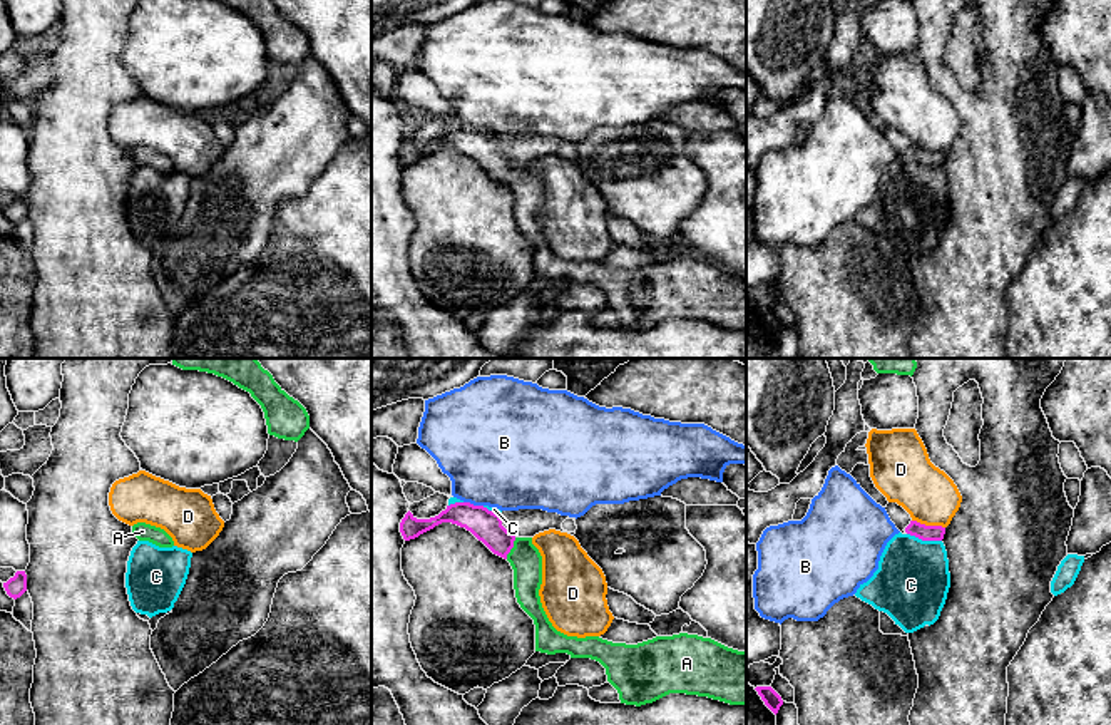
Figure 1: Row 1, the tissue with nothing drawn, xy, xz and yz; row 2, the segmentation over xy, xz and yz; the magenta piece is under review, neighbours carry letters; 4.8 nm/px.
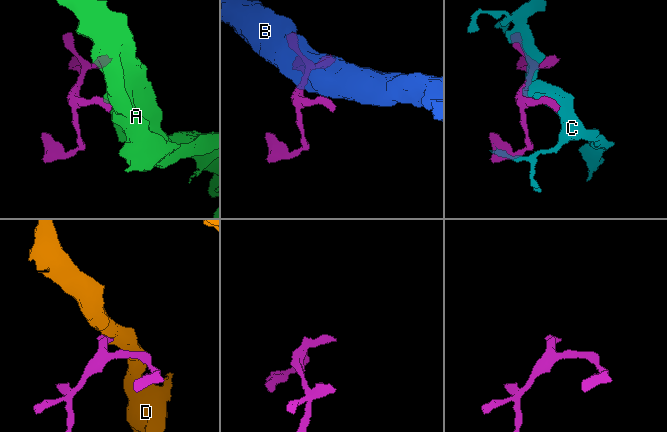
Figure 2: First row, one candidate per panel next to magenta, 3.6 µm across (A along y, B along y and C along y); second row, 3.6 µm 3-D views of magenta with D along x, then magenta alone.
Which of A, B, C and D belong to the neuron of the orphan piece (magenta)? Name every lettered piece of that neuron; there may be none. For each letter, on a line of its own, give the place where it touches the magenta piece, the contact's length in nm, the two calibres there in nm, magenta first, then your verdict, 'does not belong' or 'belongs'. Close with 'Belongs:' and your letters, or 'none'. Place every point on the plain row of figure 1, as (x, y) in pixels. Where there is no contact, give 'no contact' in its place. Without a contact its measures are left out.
A: contact xz (511, 173); length 120 nm; calibres 150 and 150 nm; belongs
B: contact xz (474, 131); length 100 nm; calibres 150 and 460 nm; does not belong
C: contact yz (924, 164); length 170 nm; calibres 80 and 360 nm; does not belong
D: contact yz (929, 151); length 170 nm; calibres 80 and 260 nm; does not belong
Belongs: A

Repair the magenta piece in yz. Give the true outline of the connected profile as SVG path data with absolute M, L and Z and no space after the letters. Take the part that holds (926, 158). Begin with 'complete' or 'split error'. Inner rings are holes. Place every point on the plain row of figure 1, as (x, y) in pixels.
complete; M910 146L910 149L905 152L905 157L922 166L942 166L945 159L945 152L925 151L917 146Z

